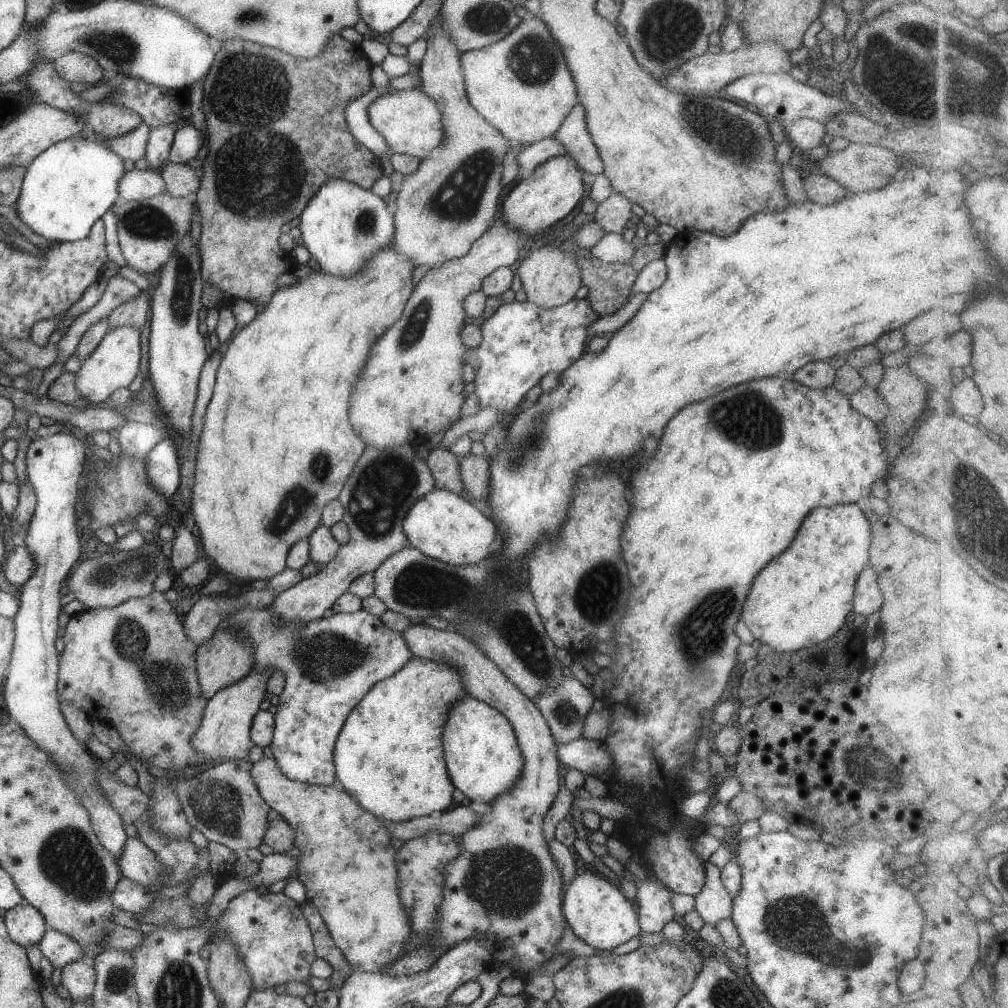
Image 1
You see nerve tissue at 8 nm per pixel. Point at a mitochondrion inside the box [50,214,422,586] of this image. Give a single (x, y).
(296, 502)

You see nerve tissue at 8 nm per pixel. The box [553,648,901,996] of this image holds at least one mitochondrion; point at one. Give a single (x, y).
(795, 922)

